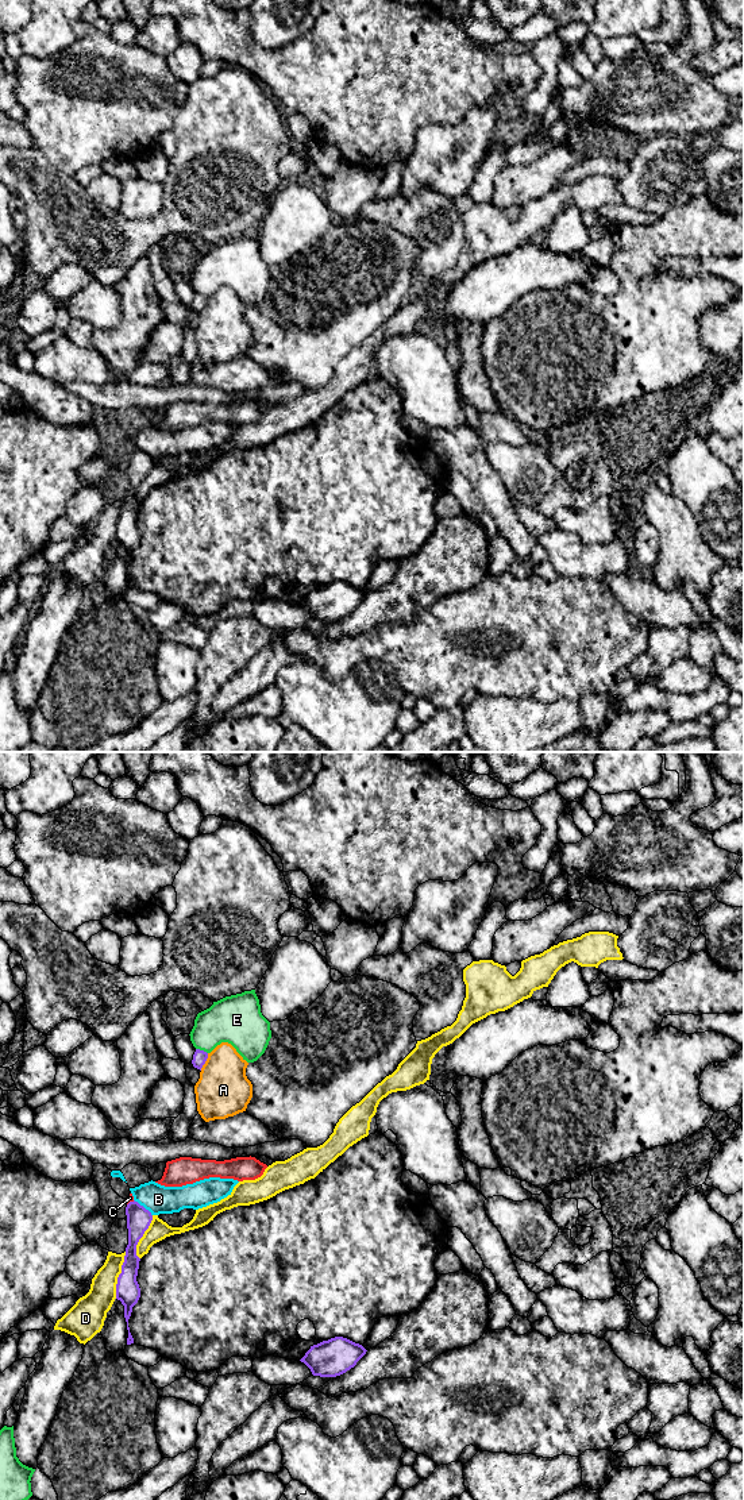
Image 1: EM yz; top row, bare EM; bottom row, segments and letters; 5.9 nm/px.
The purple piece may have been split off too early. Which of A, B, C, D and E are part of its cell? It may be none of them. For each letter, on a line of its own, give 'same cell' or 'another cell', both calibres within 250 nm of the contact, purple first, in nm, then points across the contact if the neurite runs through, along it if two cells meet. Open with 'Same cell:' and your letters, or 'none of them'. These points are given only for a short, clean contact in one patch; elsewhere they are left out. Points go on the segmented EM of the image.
Same cell: none of them
A: another cell | 80/320 nm
B: another cell | 140/180 nm | along yz (134, 1199), (151, 1215)
C: another cell | 140/40 nm | along yz (134, 1200), (127, 1204)
D: another cell | 140/170 nm
E: another cell | 80/280 nm

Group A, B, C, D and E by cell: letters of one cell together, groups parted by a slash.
A / B / C / D / E

